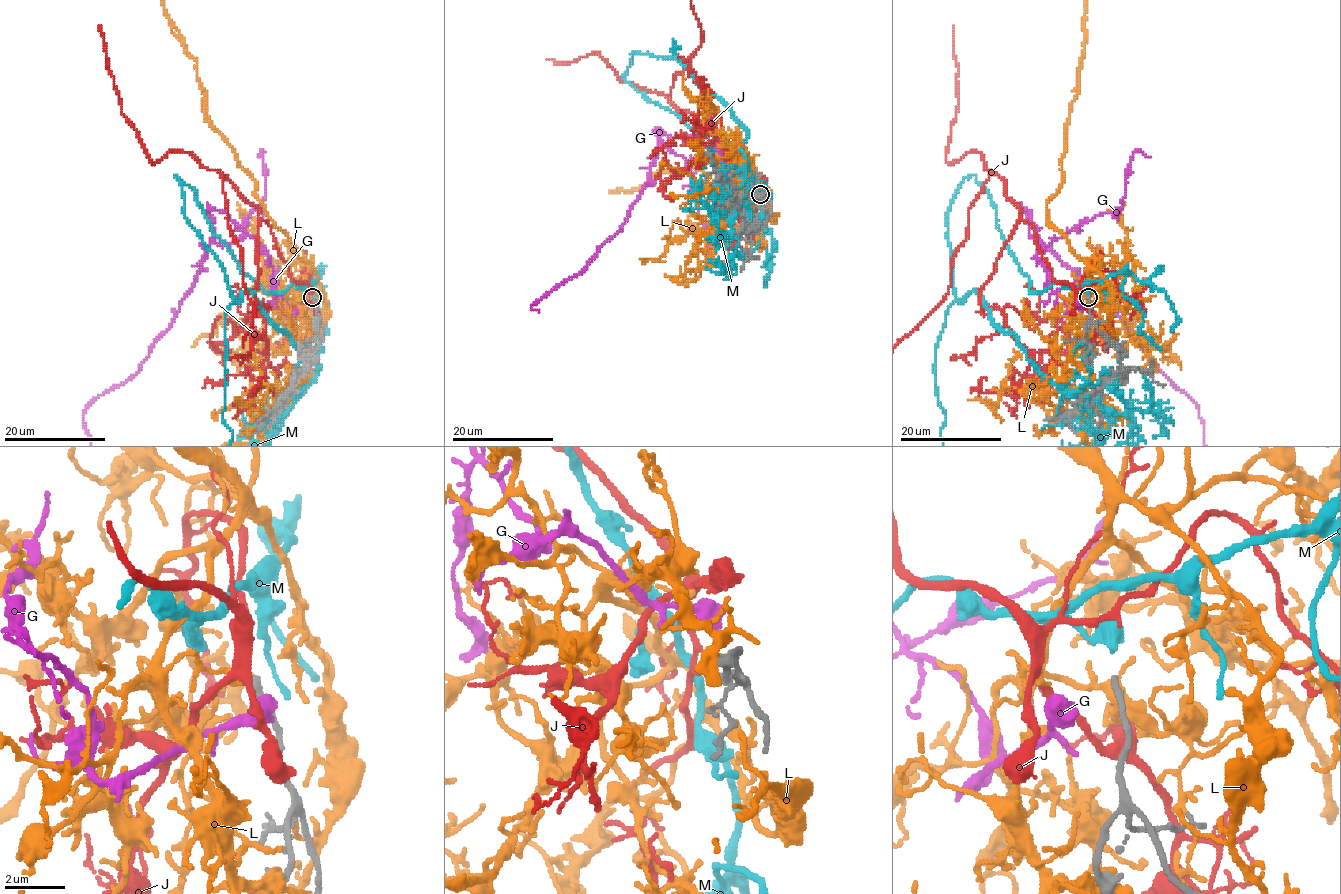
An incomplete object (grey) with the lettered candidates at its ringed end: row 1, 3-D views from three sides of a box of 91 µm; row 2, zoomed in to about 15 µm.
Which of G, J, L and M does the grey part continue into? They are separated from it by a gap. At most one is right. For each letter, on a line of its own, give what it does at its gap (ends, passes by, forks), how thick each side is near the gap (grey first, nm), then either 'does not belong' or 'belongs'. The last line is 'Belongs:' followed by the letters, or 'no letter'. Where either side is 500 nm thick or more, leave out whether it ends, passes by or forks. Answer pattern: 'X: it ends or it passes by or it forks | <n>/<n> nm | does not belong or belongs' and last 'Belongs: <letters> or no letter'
G: 200/650 nm | does not belong
J: it passes by | 200/160 nm | does not belong
L: it ends | 200/170 nm | does not belong
M: it passes by | 200/320 nm | does not belong
Belongs: no letter

